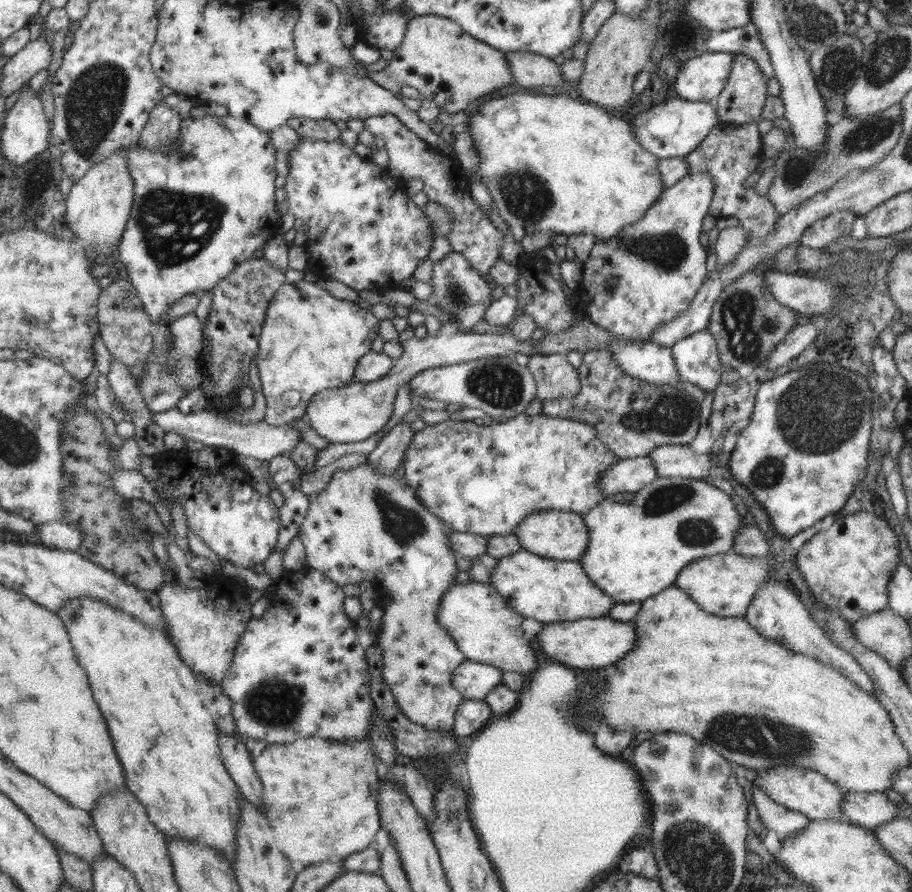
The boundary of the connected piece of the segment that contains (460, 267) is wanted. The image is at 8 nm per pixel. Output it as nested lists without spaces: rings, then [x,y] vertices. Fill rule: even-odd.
[[[450,251],[444,258],[433,263],[433,273],[431,281],[434,294],[432,299],[443,310],[449,314],[453,321],[457,322],[455,330],[463,333],[470,333],[471,328],[480,321],[484,322],[485,310],[493,301],[492,288],[488,282],[482,279],[480,274],[462,254]]]

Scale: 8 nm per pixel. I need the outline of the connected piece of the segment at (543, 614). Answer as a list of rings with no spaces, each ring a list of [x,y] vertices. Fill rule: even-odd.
[[[527,551],[514,552],[498,559],[498,566],[492,571],[488,583],[524,619],[537,620],[542,624],[606,616],[609,608],[616,603],[587,577],[580,562],[558,561]]]

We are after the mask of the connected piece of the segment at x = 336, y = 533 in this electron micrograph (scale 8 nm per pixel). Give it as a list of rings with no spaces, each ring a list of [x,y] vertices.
[[[369,463],[360,464],[360,466],[349,469],[348,471],[336,471],[332,475],[330,481],[324,487],[322,492],[315,496],[314,500],[310,500],[308,511],[306,517],[304,518],[303,524],[299,527],[300,540],[303,542],[306,554],[307,568],[318,570],[327,576],[332,582],[343,587],[345,584],[353,584],[357,587],[363,580],[370,582],[374,586],[374,590],[378,593],[388,593],[390,597],[388,598],[388,605],[384,606],[384,615],[381,619],[380,627],[377,628],[375,635],[377,640],[375,644],[380,647],[383,656],[383,669],[382,676],[386,681],[386,684],[390,687],[392,694],[395,696],[395,701],[400,707],[400,710],[404,713],[404,716],[411,720],[421,724],[424,728],[428,730],[453,730],[454,717],[458,708],[458,705],[464,700],[463,696],[453,687],[453,682],[451,681],[452,673],[458,665],[466,661],[466,655],[462,654],[462,651],[455,644],[454,639],[450,637],[450,633],[440,627],[440,623],[437,621],[437,614],[439,613],[439,604],[441,603],[442,595],[456,583],[456,577],[458,576],[458,567],[461,563],[458,557],[454,555],[452,551],[448,534],[452,532],[448,526],[444,525],[438,517],[430,513],[424,503],[420,503],[420,498],[410,489],[409,486],[405,486],[403,479],[396,479],[391,474],[381,474],[379,470],[375,469]]]

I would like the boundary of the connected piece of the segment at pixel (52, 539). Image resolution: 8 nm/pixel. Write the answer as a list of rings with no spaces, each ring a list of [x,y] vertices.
[[[60,521],[38,525],[37,536],[44,547],[76,551],[82,542],[84,533],[82,533],[82,529]]]

